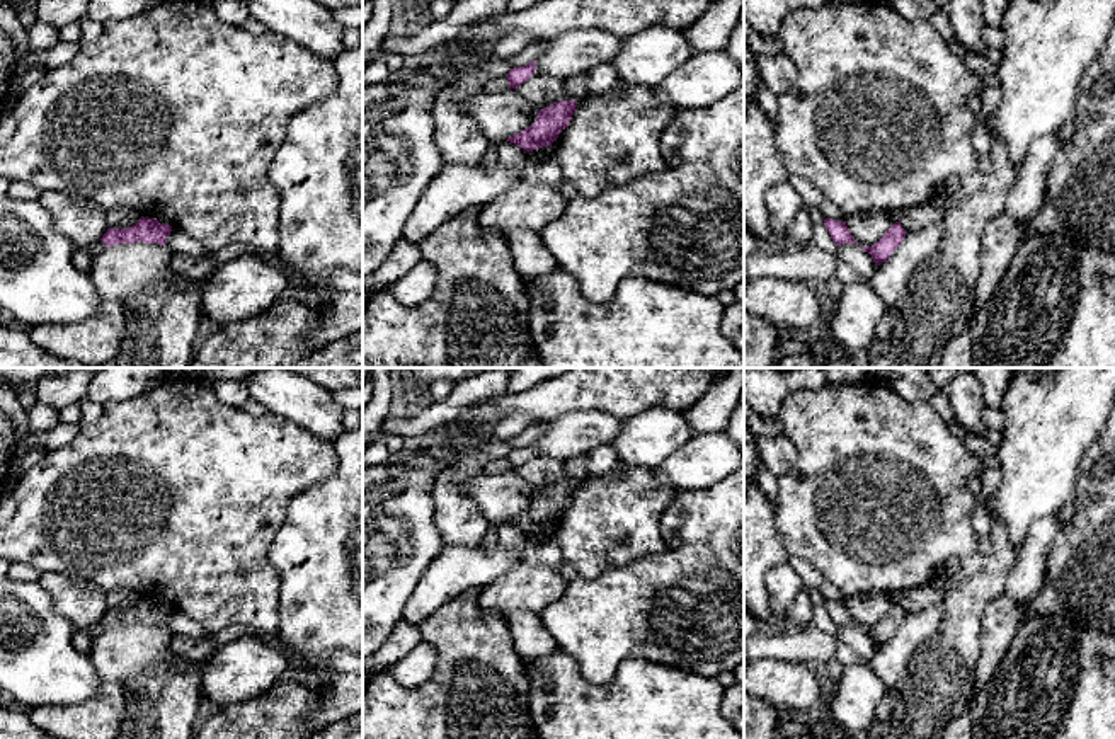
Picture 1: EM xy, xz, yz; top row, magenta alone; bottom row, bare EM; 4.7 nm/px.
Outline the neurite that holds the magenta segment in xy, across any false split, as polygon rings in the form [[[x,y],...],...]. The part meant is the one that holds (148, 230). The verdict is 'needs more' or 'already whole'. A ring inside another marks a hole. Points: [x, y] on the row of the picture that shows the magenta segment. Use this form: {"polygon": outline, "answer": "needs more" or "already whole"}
{"polygon": [[[141,216],[140,221],[129,228],[107,228],[100,240],[106,247],[134,242],[165,245],[170,232],[170,225],[160,223],[155,218]]], "answer": "already whole"}

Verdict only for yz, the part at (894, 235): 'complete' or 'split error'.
complete

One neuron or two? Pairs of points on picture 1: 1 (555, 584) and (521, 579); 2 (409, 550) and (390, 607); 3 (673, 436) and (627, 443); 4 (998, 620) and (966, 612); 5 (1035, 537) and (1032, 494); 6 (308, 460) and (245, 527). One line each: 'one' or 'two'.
1: one
2: one
3: one
4: two
5: two
6: one

